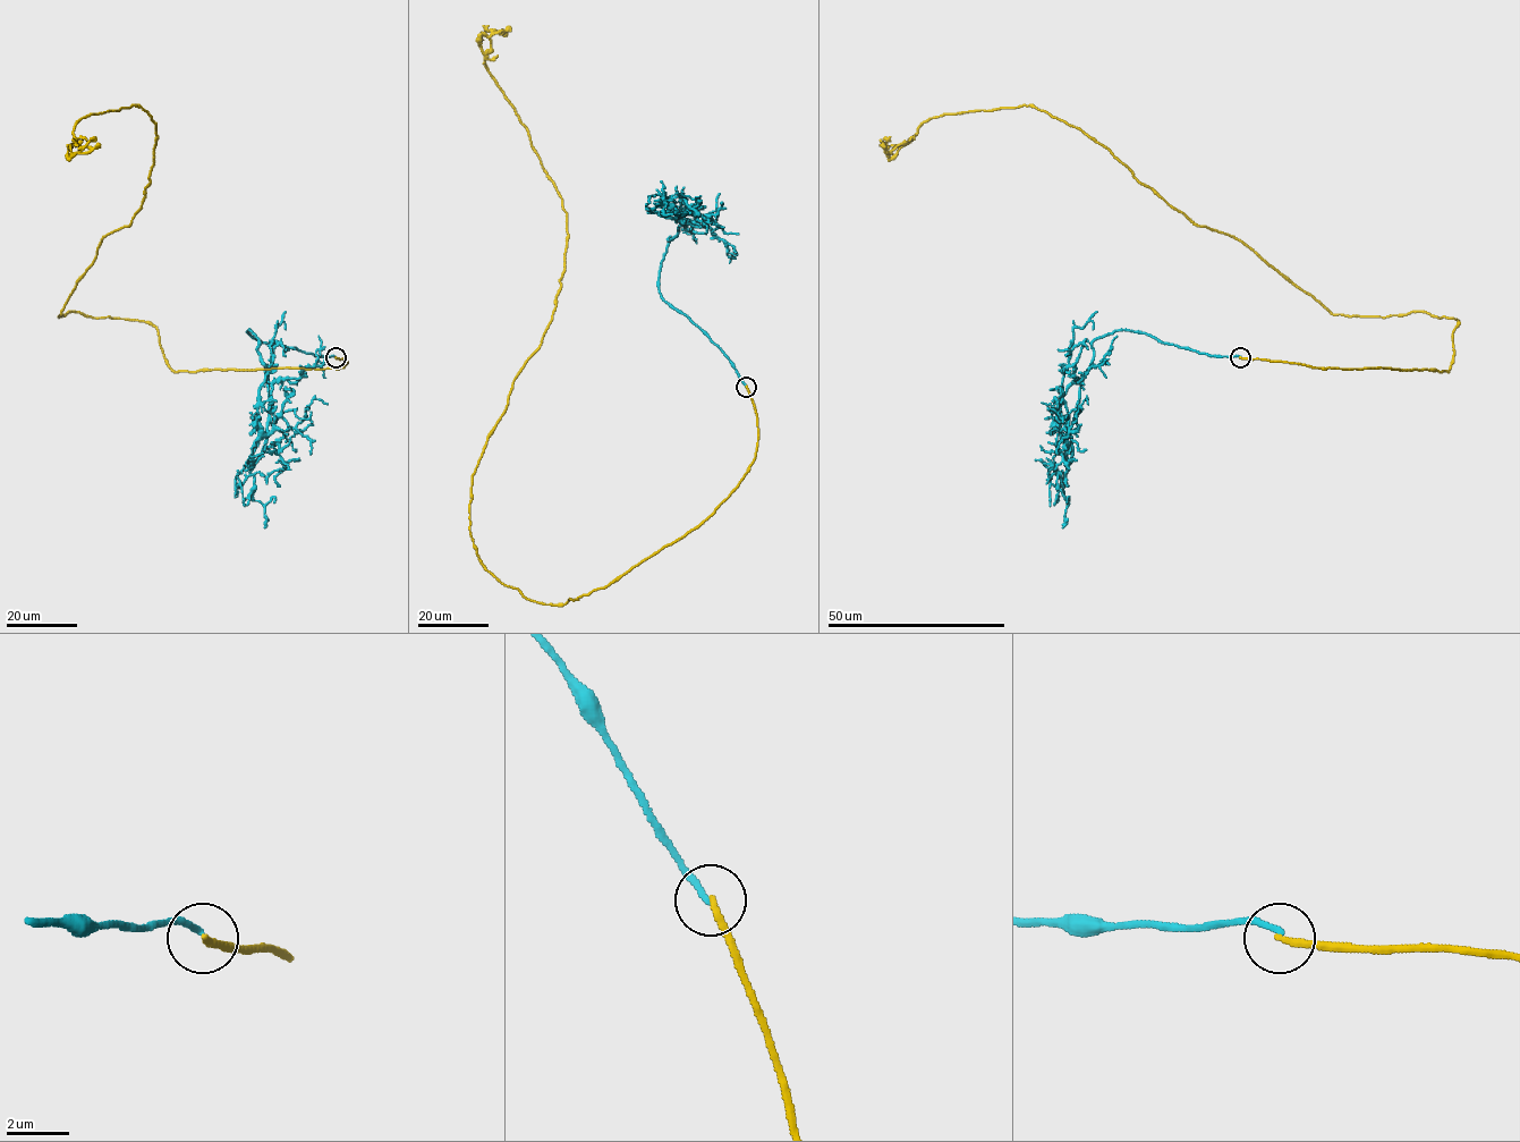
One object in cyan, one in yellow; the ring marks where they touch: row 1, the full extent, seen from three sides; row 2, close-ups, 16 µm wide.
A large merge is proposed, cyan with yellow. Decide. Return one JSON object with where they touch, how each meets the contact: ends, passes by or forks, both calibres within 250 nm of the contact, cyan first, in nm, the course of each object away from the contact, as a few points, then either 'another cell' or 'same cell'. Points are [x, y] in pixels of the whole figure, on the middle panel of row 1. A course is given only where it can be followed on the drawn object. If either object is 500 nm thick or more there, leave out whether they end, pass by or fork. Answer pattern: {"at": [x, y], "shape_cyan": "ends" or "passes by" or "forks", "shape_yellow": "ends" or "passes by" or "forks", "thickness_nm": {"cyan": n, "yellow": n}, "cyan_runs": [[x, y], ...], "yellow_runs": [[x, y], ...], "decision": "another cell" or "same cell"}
{"at": [746, 387], "shape_cyan": "ends", "shape_yellow": "ends", "thickness_nm": {"cyan": 200, "yellow": 220}, "cyan_runs": [[746, 387], [727, 355], [659, 290], [684, 202], [682, 217], [706, 225], [729, 263]], "yellow_runs": [[746, 387], [753, 463], [698, 526], [565, 605], [485, 568], [473, 474], [568, 235], [484, 64], [507, 36]], "decision": "another cell"}

